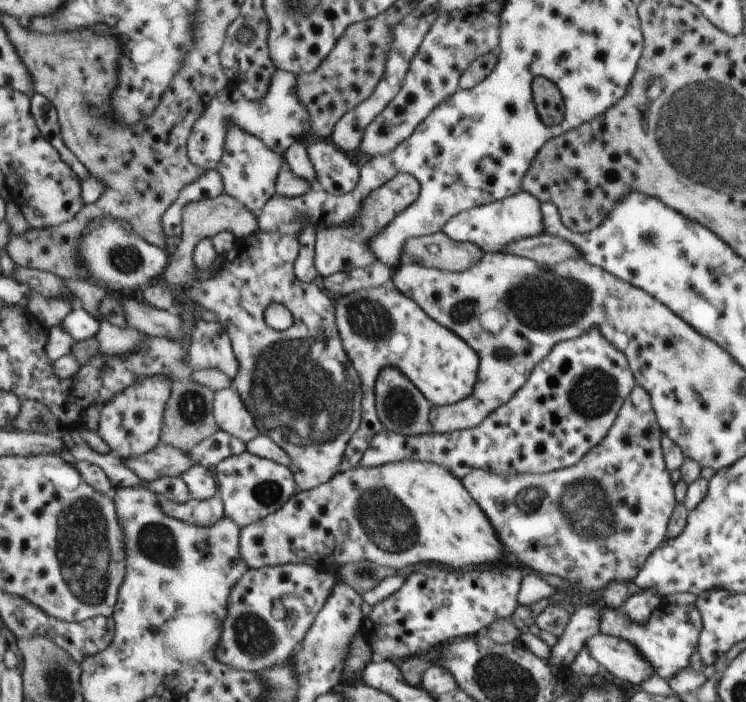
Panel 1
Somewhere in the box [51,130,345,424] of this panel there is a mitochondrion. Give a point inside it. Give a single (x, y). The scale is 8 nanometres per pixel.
(124, 259)

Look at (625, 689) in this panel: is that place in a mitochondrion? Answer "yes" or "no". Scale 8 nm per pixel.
no

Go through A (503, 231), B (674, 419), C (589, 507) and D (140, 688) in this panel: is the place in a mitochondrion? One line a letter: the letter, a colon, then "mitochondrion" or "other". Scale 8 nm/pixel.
A: other
B: other
C: mitochondrion
D: other

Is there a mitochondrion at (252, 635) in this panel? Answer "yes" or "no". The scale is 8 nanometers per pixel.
yes

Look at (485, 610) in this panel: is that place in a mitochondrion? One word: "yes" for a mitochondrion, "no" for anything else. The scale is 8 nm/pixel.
no

